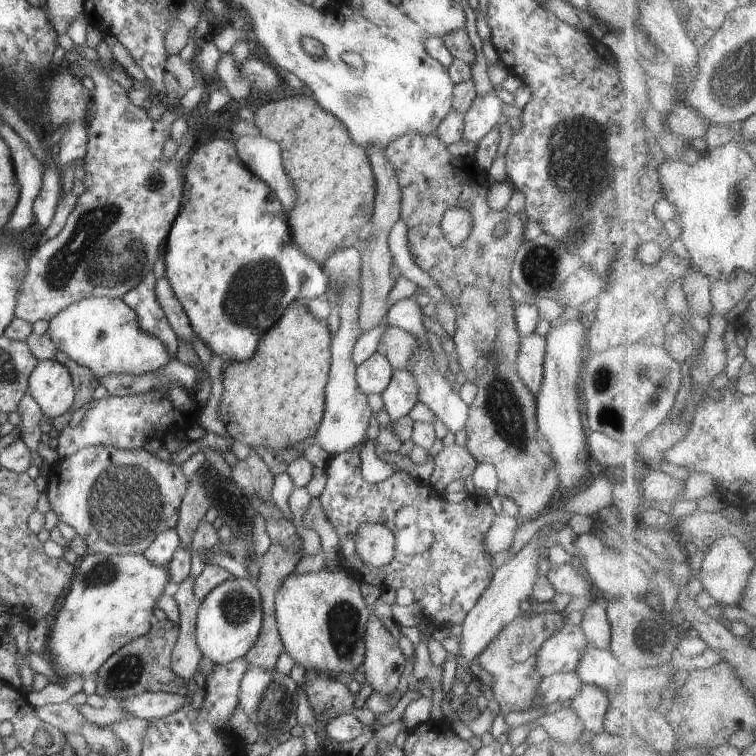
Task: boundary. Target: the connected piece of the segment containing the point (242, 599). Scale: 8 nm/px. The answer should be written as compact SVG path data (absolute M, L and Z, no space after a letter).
M232 577L216 586L199 603L196 622L198 649L214 665L222 665L246 657L258 641L263 626L263 611L258 588L251 579Z

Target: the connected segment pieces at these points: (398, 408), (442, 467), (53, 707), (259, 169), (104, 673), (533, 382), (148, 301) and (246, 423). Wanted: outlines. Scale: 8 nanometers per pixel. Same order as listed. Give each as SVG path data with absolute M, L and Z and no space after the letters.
M408 369L395 370L382 394L384 410L394 422L407 416L419 402L419 385Z
M454 444L444 447L434 458L430 486L438 494L445 493L445 489L452 482L471 476L478 464L466 446Z
M71 701L62 704L48 704L40 708L34 708L34 710L35 716L39 720L54 726L65 735L79 732L80 726L85 721L83 715Z
M261 135L237 136L233 141L242 163L274 191L284 211L292 212L298 203L298 192L284 169L280 144Z
M170 620L154 621L151 632L126 644L118 653L112 654L94 675L96 695L123 700L147 691L163 691L188 695L187 682L173 673L172 654L179 636L179 629Z
M536 332L527 338L521 338L517 372L520 380L534 396L541 390L545 349L545 338Z
M152 268L121 300L136 312L141 330L158 338L167 347L171 357L176 358L178 338L158 303L155 294L156 282Z
M300 299L290 302L288 309L282 314L282 317L272 326L264 335L260 338L256 353L244 361L235 361L228 366L228 369L224 373L224 392L222 394L220 404L218 406L219 420L226 425L226 432L232 436L236 441L243 443L251 448L254 446L264 446L265 448L273 449L272 452L275 455L278 449L289 448L291 444L306 440L306 438L312 438L317 434L319 425L323 418L323 411L325 410L325 387L329 380L329 371L331 366L331 339L332 336L326 322L318 321L314 318L311 310L305 305L305 302L309 300Z

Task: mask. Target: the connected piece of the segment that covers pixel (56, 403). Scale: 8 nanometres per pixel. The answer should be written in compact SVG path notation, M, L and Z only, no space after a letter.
M40 361L28 380L28 393L44 417L57 418L72 407L76 390L70 372L57 361Z

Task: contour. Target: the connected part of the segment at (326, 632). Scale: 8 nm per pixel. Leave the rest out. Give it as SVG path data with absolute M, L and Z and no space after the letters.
M340 564L328 566L319 572L297 573L293 571L282 583L275 597L275 614L283 649L304 668L330 672L336 679L343 673L360 670L364 661L364 636L368 618L372 615L360 592L361 581Z

